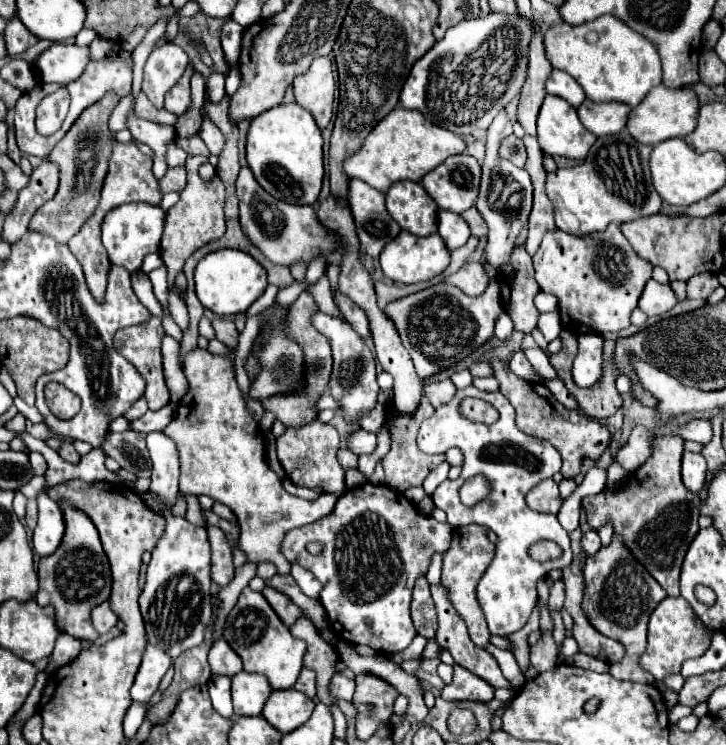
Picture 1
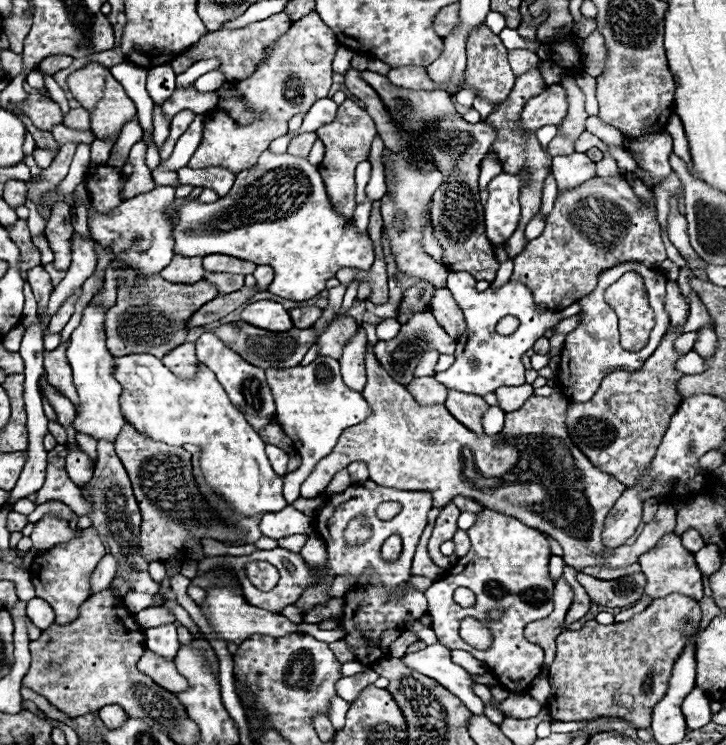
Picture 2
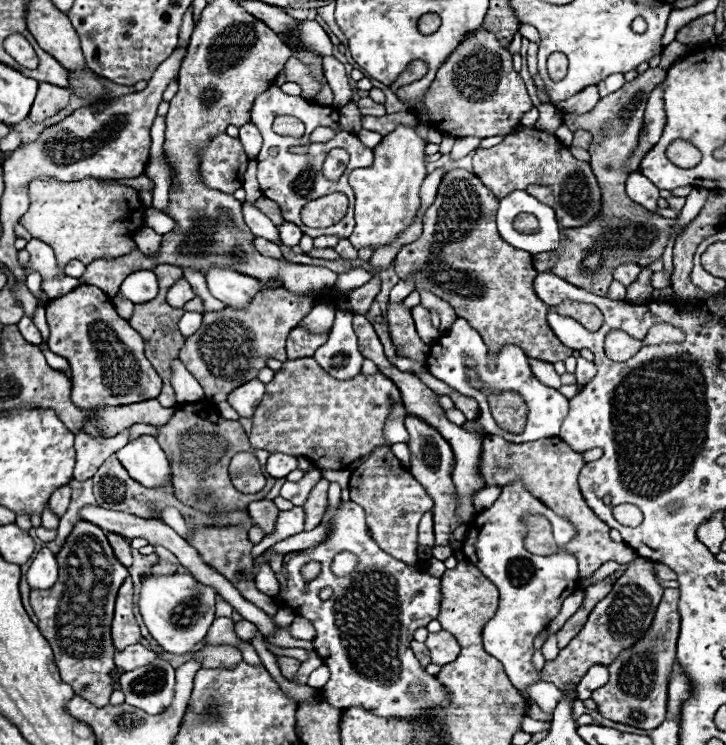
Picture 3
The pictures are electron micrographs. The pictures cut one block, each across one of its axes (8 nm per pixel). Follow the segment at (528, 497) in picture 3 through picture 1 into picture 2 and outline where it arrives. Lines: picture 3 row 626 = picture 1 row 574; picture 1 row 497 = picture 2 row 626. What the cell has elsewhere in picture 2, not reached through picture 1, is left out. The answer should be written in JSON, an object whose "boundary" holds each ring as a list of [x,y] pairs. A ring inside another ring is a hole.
{"boundary":[[[488,508],[478,512],[478,520],[468,530],[468,536],[472,540],[470,552],[462,556],[462,560],[458,560],[450,568],[450,572],[446,572],[448,576],[442,576],[426,590],[432,630],[436,632],[438,640],[450,650],[470,652],[476,660],[486,664],[486,668],[498,678],[498,682],[506,690],[520,694],[540,674],[544,662],[544,650],[524,638],[524,628],[528,622],[550,616],[554,606],[554,584],[548,576],[548,562],[552,556],[550,542],[540,530],[522,524],[514,516],[506,516]],[[460,586],[470,588],[476,594],[476,604],[472,608],[462,608],[452,600],[454,590]],[[492,608],[504,612],[504,616],[496,622],[488,620],[488,610]],[[466,616],[480,620],[492,630],[494,642],[488,650],[476,650],[458,636],[458,626]]]}

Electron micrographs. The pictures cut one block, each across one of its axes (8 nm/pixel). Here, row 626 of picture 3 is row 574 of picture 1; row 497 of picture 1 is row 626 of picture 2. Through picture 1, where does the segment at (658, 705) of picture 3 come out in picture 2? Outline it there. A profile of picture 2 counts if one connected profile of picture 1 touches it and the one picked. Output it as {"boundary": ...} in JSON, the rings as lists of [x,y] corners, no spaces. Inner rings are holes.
{"boundary":[[[664,596],[662,600],[652,600],[652,604],[644,612],[636,614],[628,622],[614,622],[610,626],[602,626],[592,620],[586,622],[586,628],[580,632],[562,632],[556,638],[556,658],[550,666],[550,718],[560,722],[574,722],[614,716],[632,722],[634,728],[648,728],[650,708],[666,694],[666,680],[670,678],[670,668],[674,666],[678,652],[682,652],[682,648],[686,646],[690,634],[698,630],[698,624],[700,606],[696,600],[690,600],[688,596]]]}

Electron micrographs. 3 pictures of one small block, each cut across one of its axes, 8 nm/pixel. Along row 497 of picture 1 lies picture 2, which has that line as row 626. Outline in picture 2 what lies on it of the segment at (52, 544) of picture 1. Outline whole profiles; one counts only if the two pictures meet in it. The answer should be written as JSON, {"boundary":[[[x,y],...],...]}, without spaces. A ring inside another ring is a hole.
{"boundary":[[[34,598],[28,602],[28,618],[42,630],[46,630],[50,624],[54,624],[54,610],[48,602],[42,598]]]}

